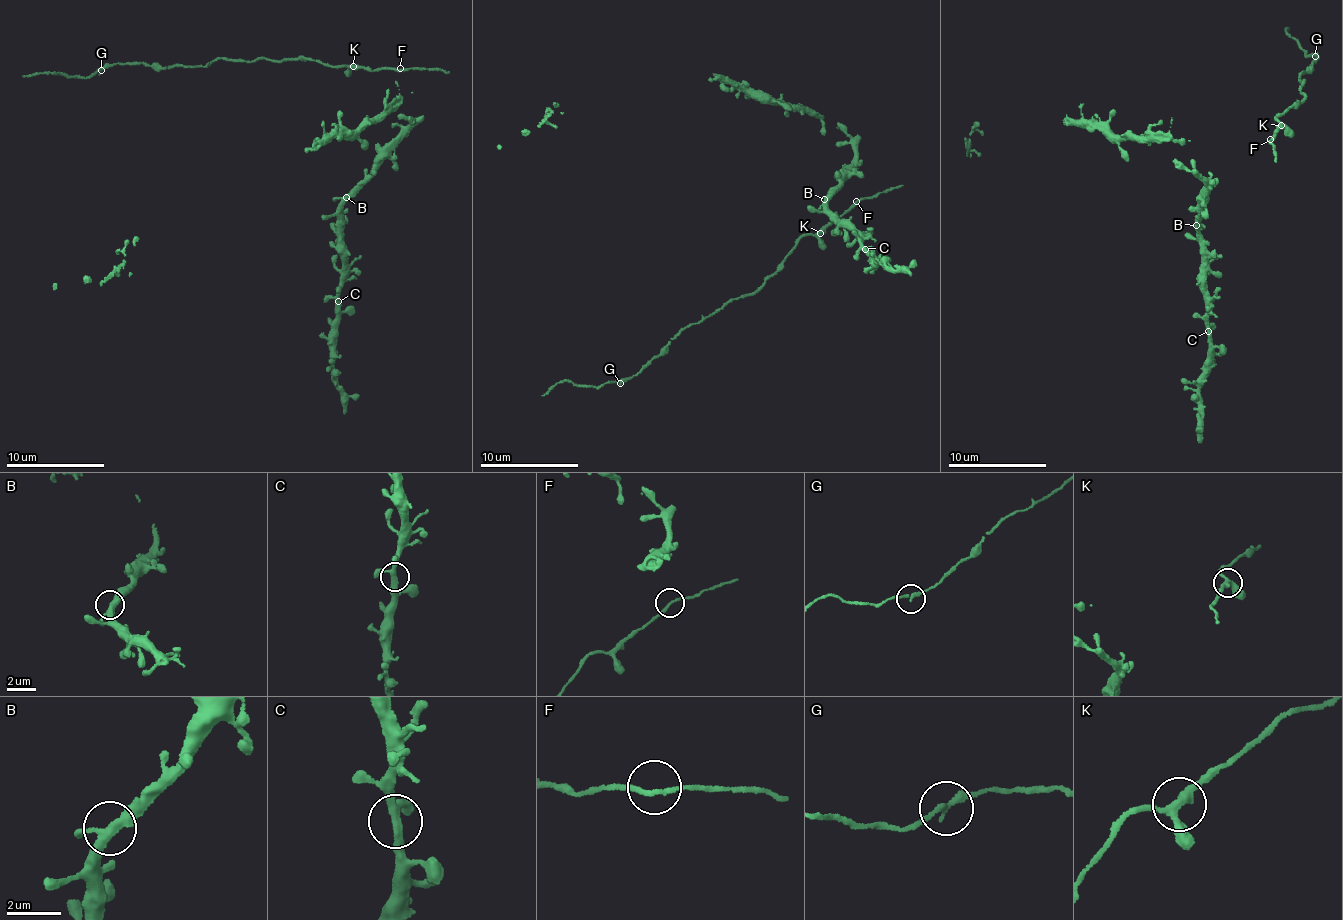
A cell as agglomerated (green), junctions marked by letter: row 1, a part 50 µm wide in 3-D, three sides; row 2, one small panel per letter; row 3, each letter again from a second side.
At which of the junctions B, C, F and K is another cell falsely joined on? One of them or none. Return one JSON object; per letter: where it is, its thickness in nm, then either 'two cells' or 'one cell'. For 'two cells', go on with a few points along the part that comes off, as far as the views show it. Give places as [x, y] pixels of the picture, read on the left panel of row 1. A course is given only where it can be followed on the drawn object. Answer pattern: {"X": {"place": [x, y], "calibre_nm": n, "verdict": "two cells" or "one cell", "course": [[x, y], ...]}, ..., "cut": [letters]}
{"B": {"place": [346, 197], "calibre_nm": 300, "verdict": "one cell"}, "C": {"place": [338, 301], "calibre_nm": 300, "verdict": "one cell"}, "F": {"place": [400, 68], "calibre_nm": 180, "verdict": "one cell"}, "K": {"place": [353, 66], "calibre_nm": 280, "verdict": "one cell"}, "cut": []}

